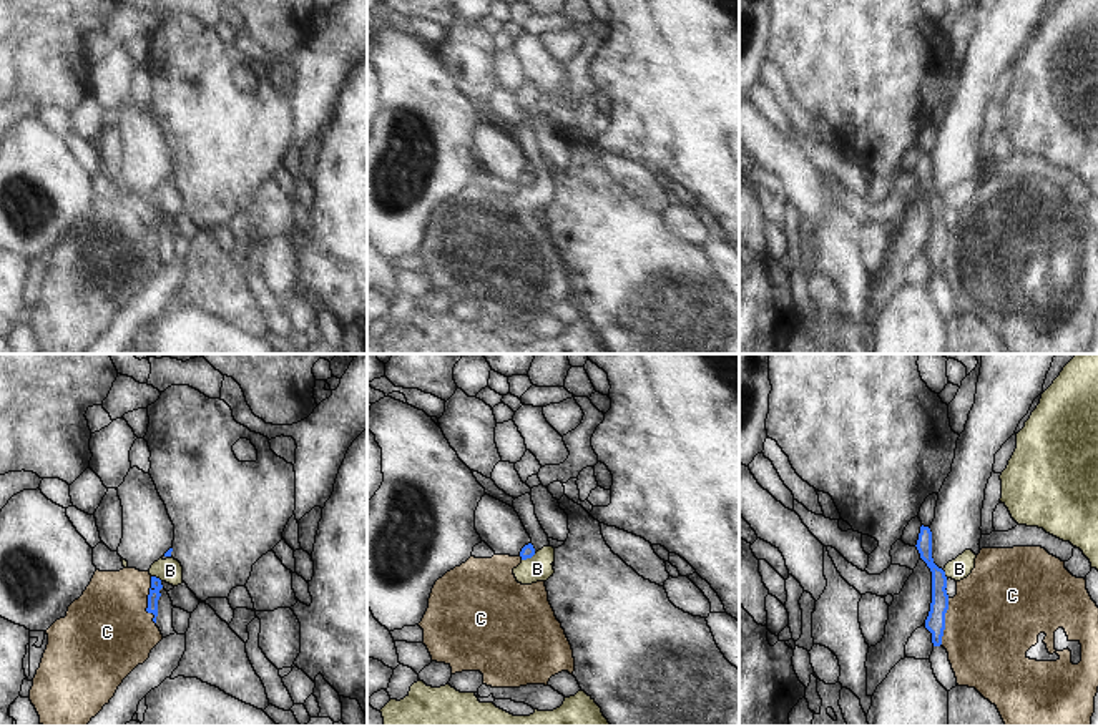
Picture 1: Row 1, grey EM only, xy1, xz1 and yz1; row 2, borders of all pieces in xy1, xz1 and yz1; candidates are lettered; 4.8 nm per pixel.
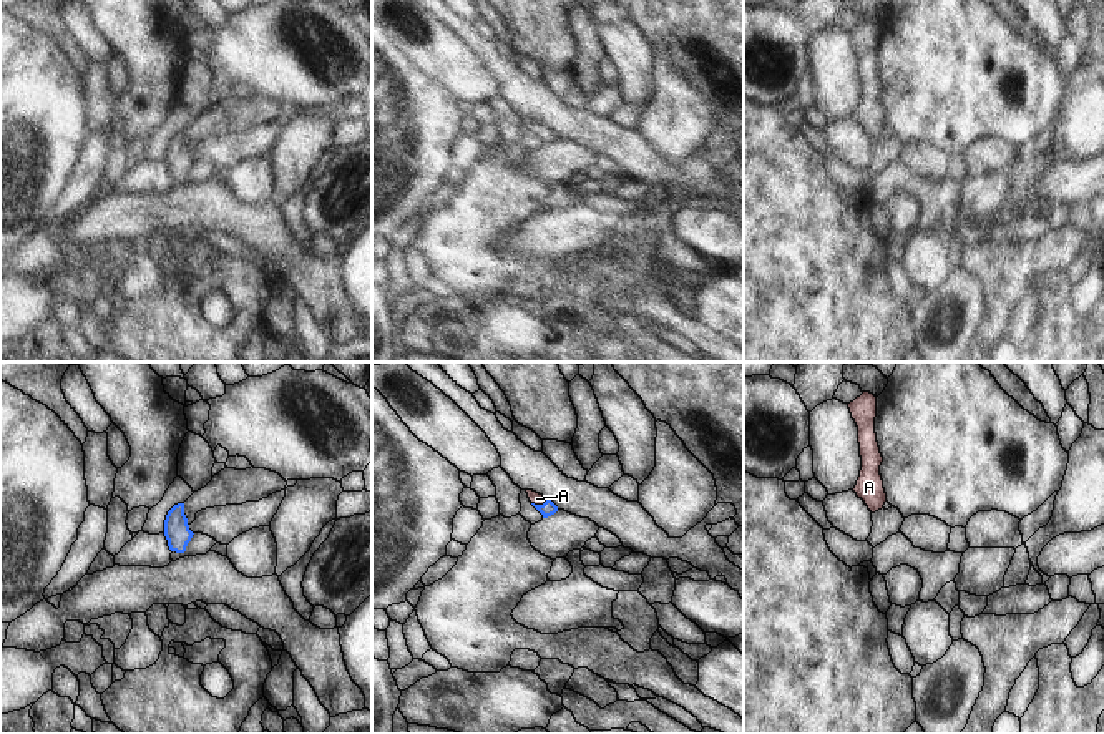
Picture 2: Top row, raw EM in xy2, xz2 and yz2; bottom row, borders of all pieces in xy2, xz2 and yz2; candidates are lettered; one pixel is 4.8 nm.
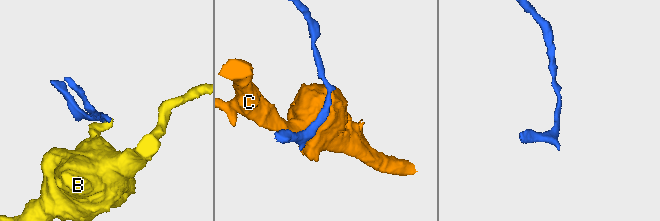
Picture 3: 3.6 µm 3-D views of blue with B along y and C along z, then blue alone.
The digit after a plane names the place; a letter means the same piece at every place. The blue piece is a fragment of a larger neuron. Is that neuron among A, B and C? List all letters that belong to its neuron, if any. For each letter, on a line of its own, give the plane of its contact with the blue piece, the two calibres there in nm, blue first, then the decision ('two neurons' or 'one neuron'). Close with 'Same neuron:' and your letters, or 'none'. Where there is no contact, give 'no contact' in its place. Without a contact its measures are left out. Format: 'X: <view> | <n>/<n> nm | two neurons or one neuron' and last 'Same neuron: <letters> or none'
A: xz2 | 70/60 nm | one neuron
B: xz1 | 60/130 nm | two neurons
C: xy1 | 60/440 nm | two neurons
Same neuron: A

